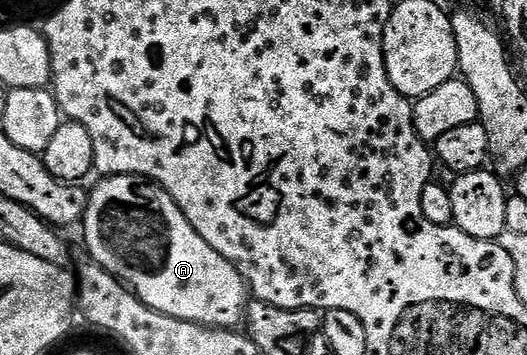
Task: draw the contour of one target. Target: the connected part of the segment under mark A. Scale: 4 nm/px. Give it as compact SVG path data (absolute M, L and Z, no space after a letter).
M113 174L101 177L99 181L96 187L91 187L82 219L84 242L88 245L87 257L119 278L152 310L217 330L239 327L239 322L241 325L245 321L246 303L250 298L244 277L230 260L218 256L218 252L214 252L214 248L194 232L172 197L158 183L139 178L136 174Z

